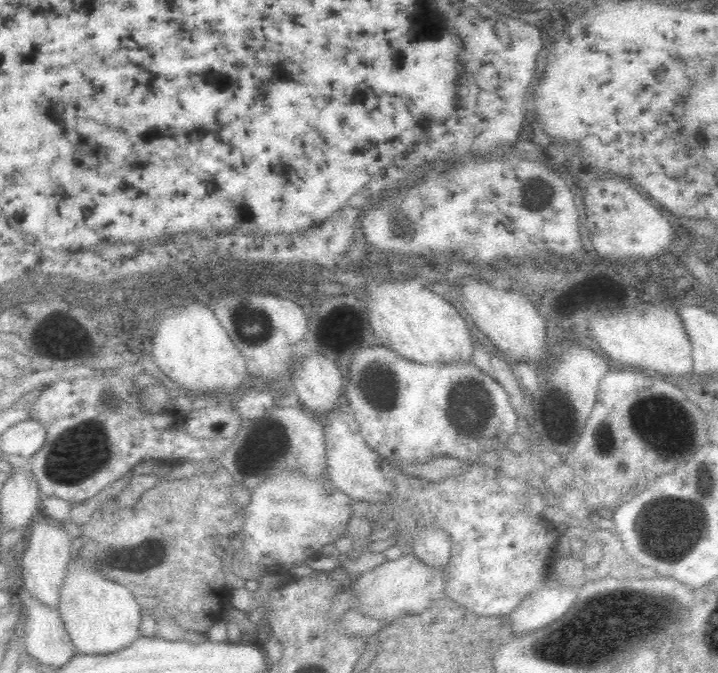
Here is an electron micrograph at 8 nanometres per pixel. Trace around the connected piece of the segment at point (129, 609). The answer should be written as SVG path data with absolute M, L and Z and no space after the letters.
M78 558L76 564L78 566L66 576L58 602L60 616L76 650L80 654L102 654L102 652L108 654L126 648L140 636L138 634L142 622L140 606L136 604L134 596L126 586L106 578L98 570L88 568L84 558Z

